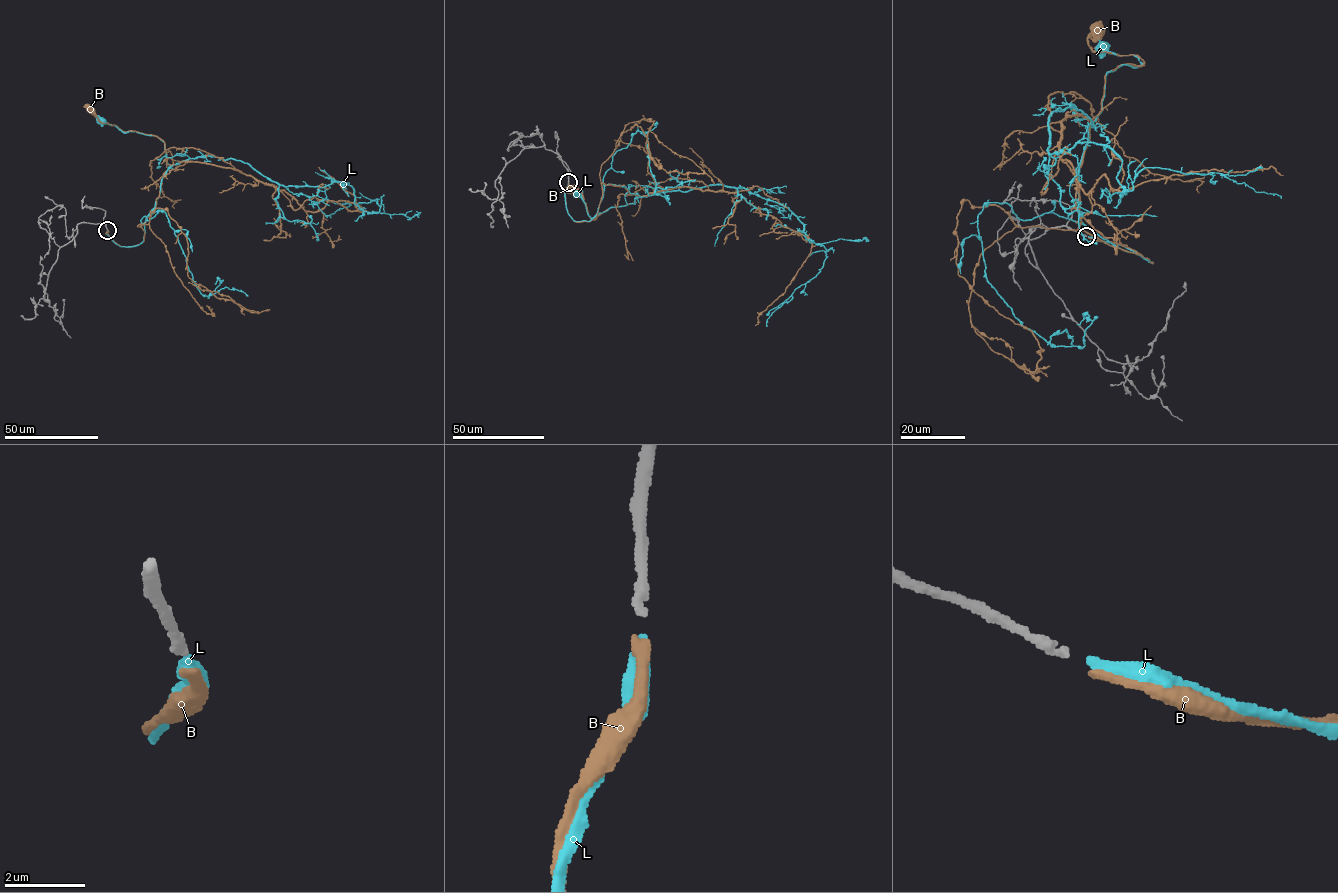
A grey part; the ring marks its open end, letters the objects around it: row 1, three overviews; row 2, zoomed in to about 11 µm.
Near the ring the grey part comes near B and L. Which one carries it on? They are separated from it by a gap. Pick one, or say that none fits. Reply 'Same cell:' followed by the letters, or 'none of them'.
Same cell: L

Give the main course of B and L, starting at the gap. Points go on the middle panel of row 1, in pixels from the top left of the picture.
B: (568, 183), (574, 221), (596, 215), (602, 183), (639, 196), (592, 219), (582, 193), (571, 191)
L: (569, 183), (565, 203), (575, 221), (596, 214), (607, 184), (637, 197), (591, 218), (578, 193)

